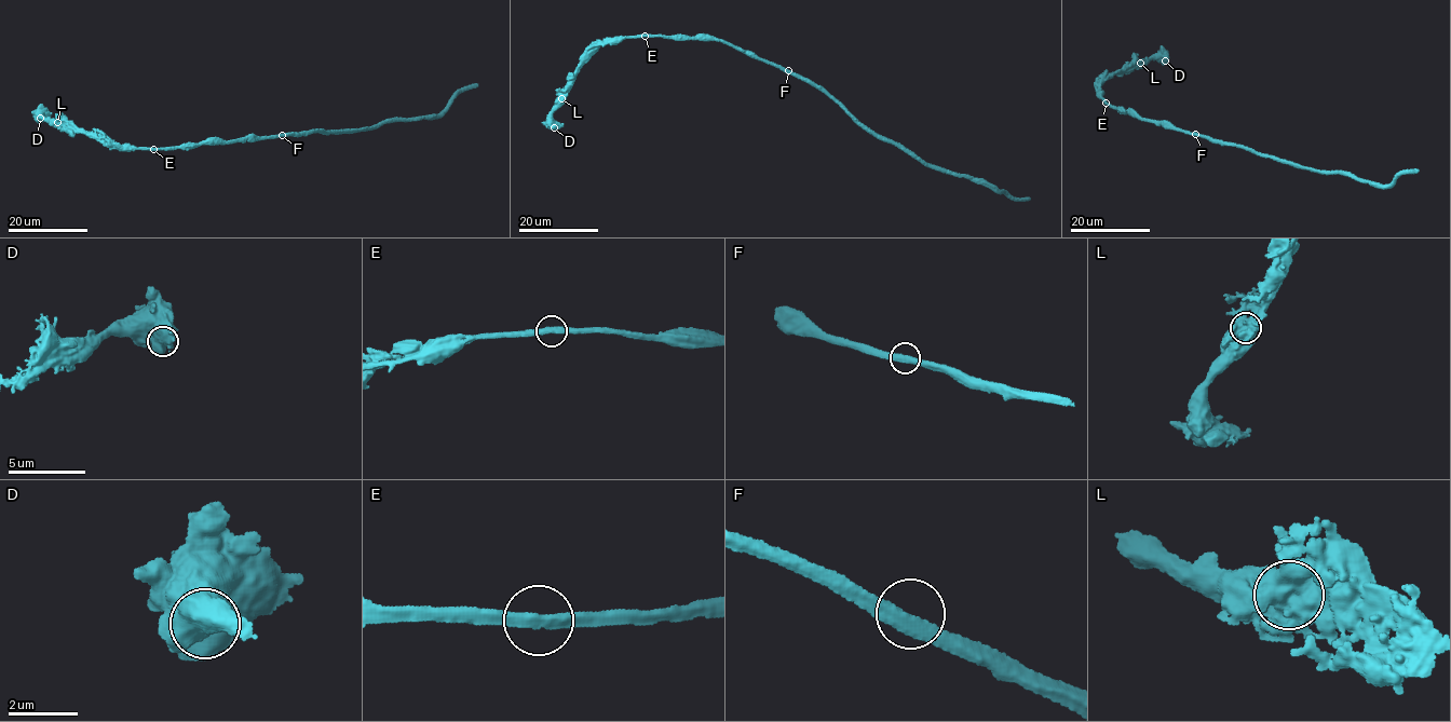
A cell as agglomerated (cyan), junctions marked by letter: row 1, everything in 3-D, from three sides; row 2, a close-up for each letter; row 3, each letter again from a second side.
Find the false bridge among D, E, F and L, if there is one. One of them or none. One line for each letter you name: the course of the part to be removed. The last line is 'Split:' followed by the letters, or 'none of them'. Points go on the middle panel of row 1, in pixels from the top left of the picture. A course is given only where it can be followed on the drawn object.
L: (561, 98), (570, 78), (594, 50), (619, 38)
Split: L

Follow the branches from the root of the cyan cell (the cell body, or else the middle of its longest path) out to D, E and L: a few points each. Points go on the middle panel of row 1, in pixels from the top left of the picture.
D: (787, 72), (720, 40), (650, 36), (609, 40), (580, 65), (564, 101), (552, 113), (554, 127)
E: (787, 72), (720, 40), (645, 36)
L: (787, 72), (720, 40), (650, 36), (614, 39), (598, 46), (580, 65), (571, 87), (561, 98)

